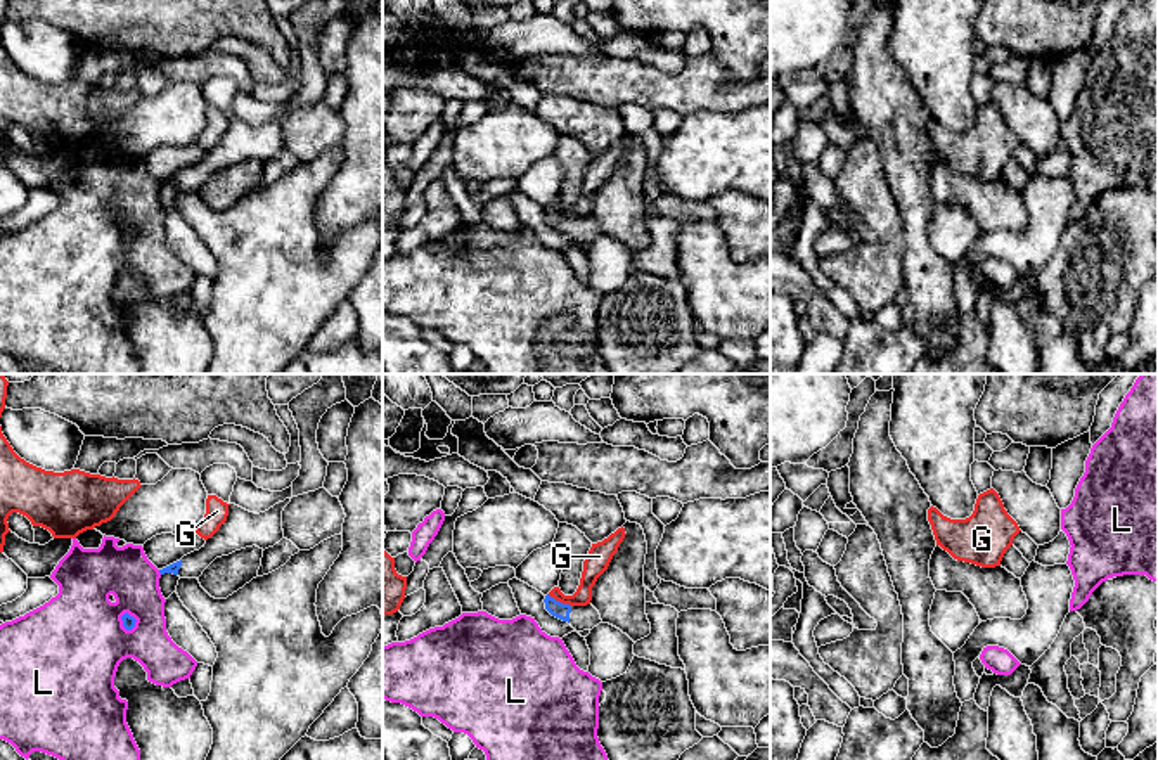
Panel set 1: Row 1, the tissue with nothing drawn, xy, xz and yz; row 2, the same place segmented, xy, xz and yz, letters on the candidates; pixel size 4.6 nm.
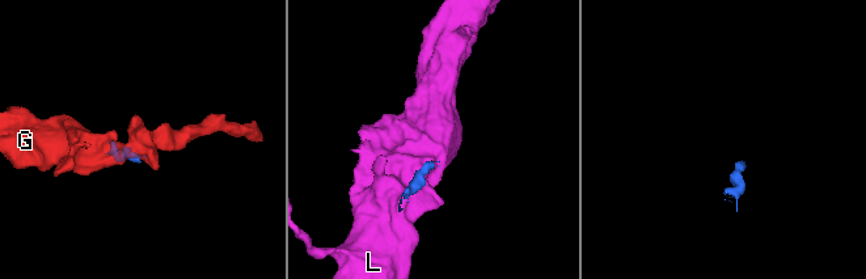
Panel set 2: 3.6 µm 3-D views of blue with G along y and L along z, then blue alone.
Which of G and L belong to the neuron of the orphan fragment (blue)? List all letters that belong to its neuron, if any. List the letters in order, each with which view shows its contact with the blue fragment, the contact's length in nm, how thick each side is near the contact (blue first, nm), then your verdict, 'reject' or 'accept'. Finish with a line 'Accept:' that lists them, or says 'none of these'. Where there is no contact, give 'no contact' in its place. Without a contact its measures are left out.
G: xz | 130 nm | 70/110 nm | reject
L: xy | 100 nm | 60/460 nm | reject
Accept: none of these

